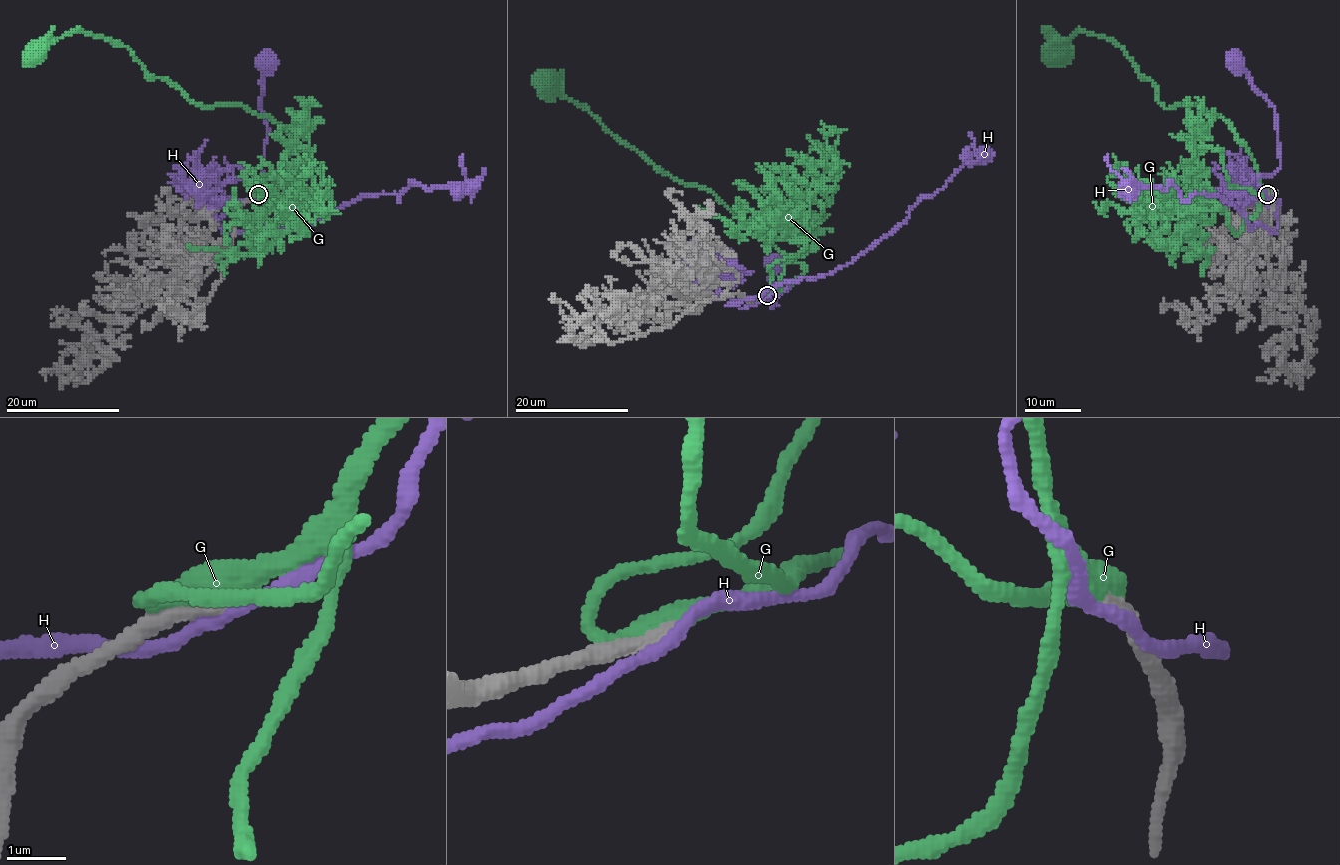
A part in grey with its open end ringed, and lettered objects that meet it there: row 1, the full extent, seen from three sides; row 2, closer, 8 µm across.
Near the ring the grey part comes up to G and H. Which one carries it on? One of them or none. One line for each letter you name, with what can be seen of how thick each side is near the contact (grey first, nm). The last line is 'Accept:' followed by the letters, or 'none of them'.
G: Thickness 360 nm (grey) against 400 nm
Accept: G

